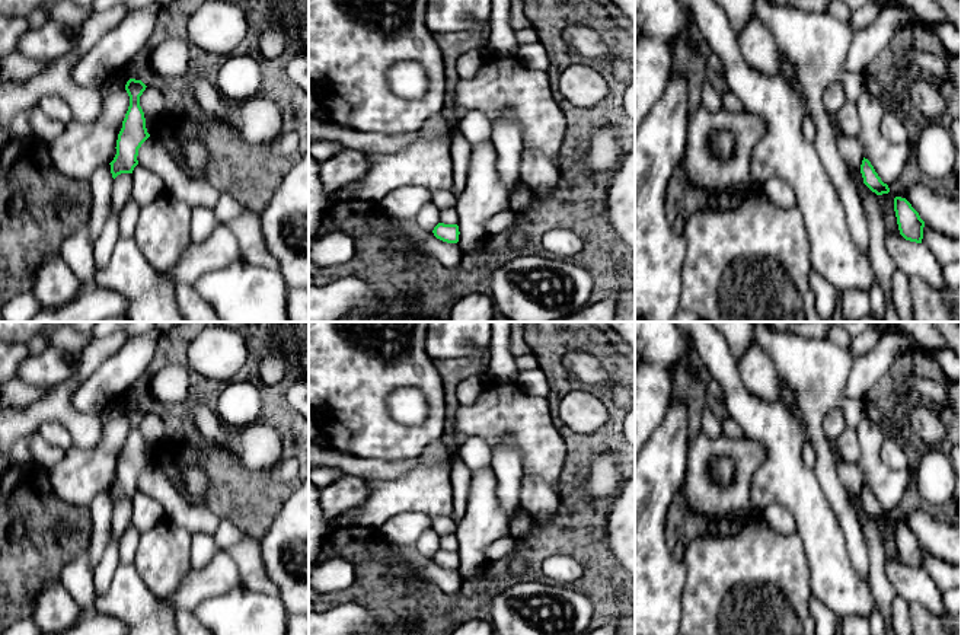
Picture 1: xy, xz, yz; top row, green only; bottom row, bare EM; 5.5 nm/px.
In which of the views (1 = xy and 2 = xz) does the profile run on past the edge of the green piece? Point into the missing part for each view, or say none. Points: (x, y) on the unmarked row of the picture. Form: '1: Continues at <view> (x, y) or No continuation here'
1: No continuation here
2: No continuation here

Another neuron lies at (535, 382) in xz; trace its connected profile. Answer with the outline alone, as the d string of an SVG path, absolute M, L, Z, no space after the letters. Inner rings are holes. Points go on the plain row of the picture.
M542 367L520 371L515 380L521 389L534 396L549 398L550 386L546 373Z

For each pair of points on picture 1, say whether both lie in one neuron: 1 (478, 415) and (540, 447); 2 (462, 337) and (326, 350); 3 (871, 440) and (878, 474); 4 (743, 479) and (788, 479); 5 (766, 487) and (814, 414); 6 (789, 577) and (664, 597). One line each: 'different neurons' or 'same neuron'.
1: same neuron
2: different neurons
3: same neuron
4: different neurons
5: different neurons
6: different neurons

